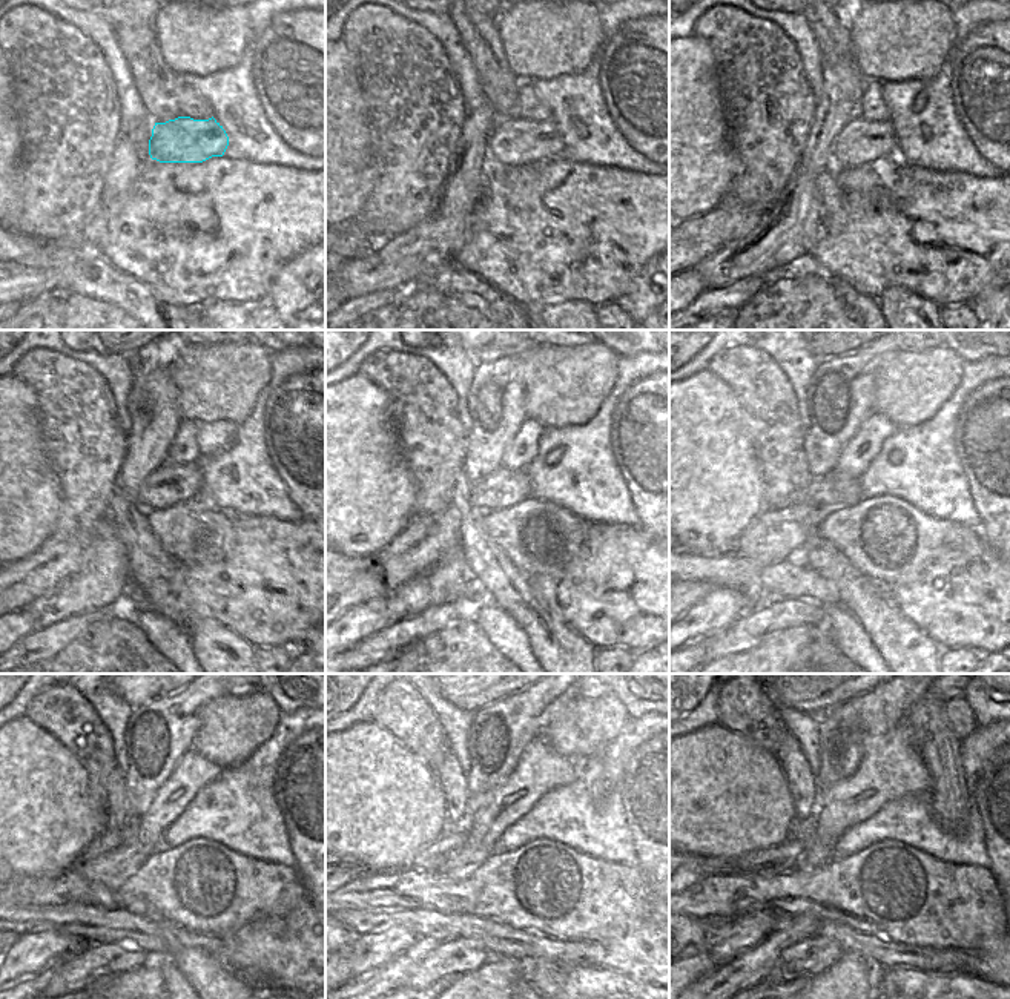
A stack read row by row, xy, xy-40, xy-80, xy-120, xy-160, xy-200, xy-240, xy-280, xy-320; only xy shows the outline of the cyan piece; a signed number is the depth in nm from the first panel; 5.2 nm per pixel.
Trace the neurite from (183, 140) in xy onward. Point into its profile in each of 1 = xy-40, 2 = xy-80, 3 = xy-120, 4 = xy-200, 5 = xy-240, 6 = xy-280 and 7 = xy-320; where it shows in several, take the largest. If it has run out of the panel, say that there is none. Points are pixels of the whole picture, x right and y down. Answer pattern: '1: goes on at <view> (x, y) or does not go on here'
1: goes on at xy-40 (518, 141)
2: goes on at xy-80 (860, 141)
3: goes on at xy-120 (168, 485)
4: goes on at xy-200 (831, 490)
5: goes on at xy-240 (108, 840)
6: goes on at xy-280 (430, 860)
7: goes on at xy-320 (785, 857)

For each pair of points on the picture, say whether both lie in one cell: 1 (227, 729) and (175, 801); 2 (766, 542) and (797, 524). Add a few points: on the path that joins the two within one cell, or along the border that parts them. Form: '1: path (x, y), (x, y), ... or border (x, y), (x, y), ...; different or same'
1: border (192, 748), (223, 769); different
2: path (774, 536), (789, 530); same

